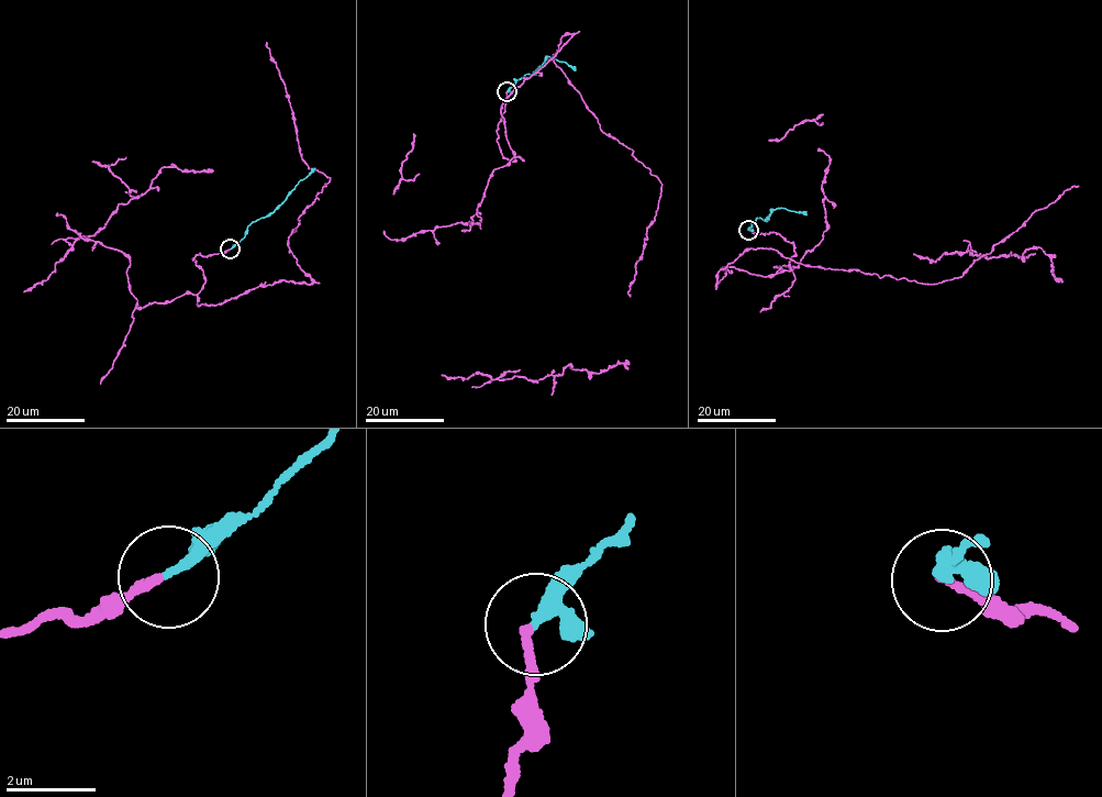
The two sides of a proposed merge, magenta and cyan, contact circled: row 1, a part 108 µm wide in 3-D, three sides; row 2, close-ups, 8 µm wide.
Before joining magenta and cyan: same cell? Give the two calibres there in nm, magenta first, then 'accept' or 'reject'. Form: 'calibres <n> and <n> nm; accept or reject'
calibres 180 and 240 nm; accept

